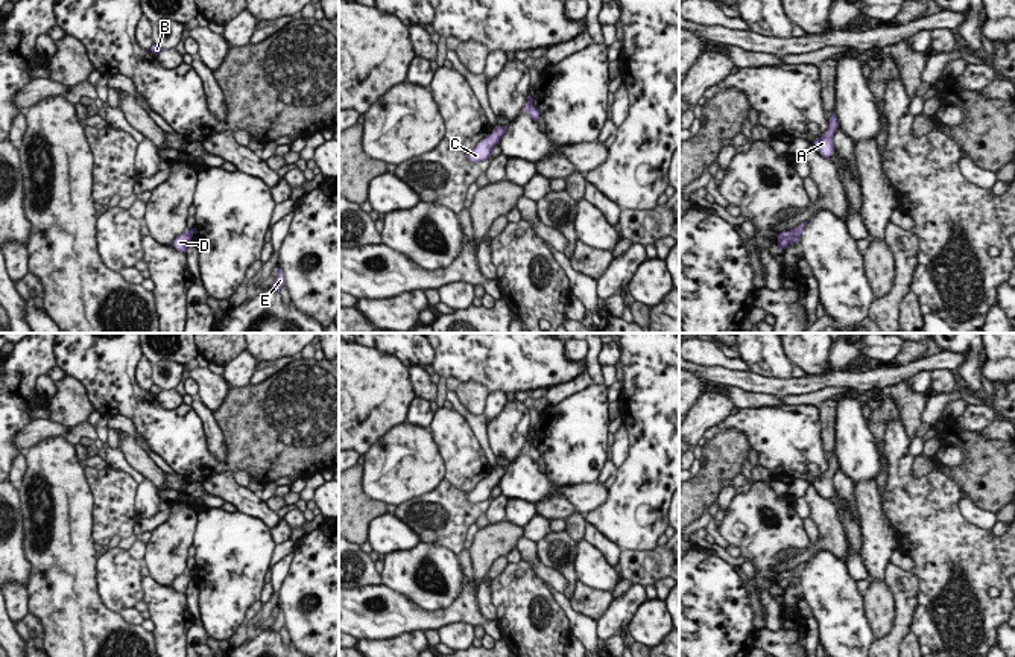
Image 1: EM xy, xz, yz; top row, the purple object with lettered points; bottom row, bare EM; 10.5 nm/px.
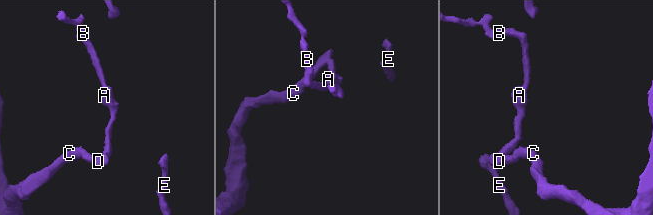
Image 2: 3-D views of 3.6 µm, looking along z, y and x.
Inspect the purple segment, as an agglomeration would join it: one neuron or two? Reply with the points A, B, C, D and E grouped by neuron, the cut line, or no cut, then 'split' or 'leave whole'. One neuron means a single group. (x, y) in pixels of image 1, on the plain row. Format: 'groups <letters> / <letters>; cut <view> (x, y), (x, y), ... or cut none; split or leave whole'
groups A B / C D E; cut yz (790, 572), (798, 580); split

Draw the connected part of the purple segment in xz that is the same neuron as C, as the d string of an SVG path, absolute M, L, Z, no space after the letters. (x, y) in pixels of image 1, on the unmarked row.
M495 467L494 471L483 479L473 491L468 493L468 499L473 503L480 503L492 496L494 488L500 484L506 474L508 467Z

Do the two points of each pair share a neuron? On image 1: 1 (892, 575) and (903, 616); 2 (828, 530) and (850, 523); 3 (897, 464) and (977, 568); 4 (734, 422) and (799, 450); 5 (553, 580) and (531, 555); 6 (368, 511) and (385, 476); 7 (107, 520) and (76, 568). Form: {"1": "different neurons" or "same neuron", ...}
{"1": "same neuron", "2": "different neurons", "3": "same neuron", "4": "same neuron", "5": "same neuron", "6": "different neurons", "7": "different neurons"}

